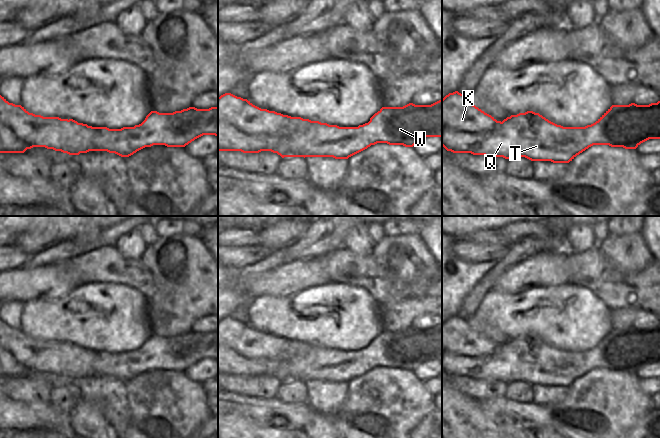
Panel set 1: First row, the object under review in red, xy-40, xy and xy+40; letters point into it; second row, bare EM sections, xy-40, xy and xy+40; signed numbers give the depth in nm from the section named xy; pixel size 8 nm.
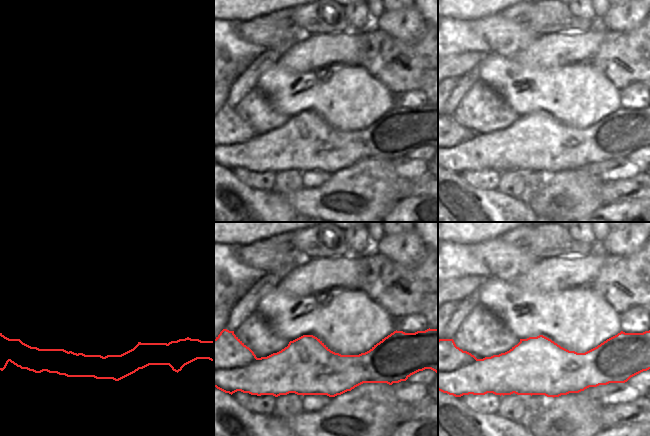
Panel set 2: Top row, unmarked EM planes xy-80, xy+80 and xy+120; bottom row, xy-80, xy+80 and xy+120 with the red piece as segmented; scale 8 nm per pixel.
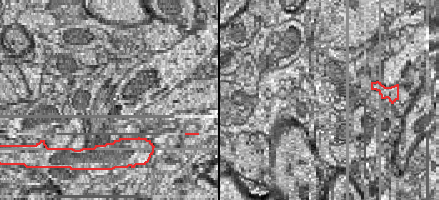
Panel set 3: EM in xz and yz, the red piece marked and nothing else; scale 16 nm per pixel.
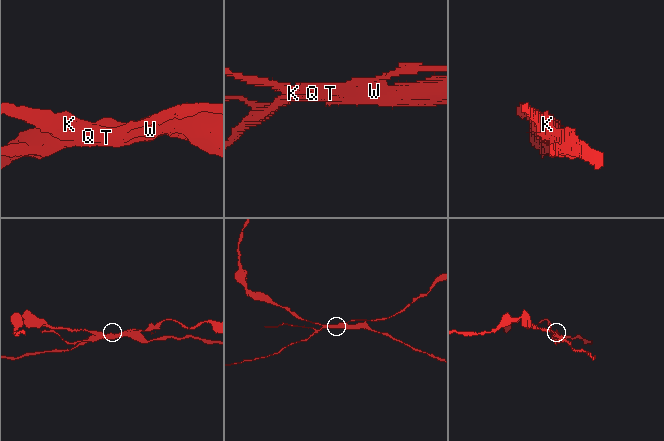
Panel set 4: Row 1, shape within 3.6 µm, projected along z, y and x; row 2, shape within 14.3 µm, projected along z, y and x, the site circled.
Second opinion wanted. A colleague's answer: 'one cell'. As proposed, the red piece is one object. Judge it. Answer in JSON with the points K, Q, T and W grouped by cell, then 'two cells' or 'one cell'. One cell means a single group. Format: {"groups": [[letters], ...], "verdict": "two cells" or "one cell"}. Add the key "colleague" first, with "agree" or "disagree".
{"colleague": "disagree", "groups": [["K"], ["Q", "T", "W"]], "verdict": "two cells"}

